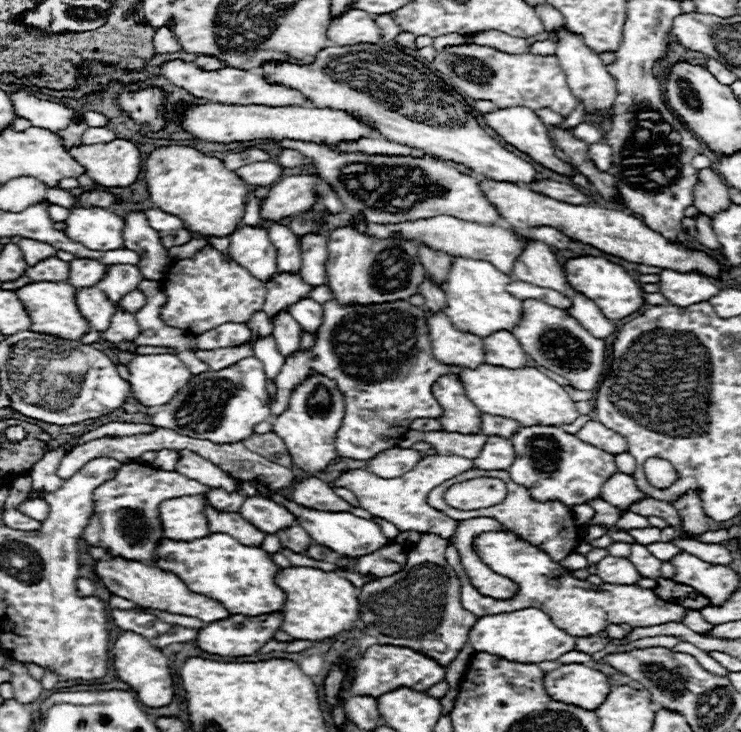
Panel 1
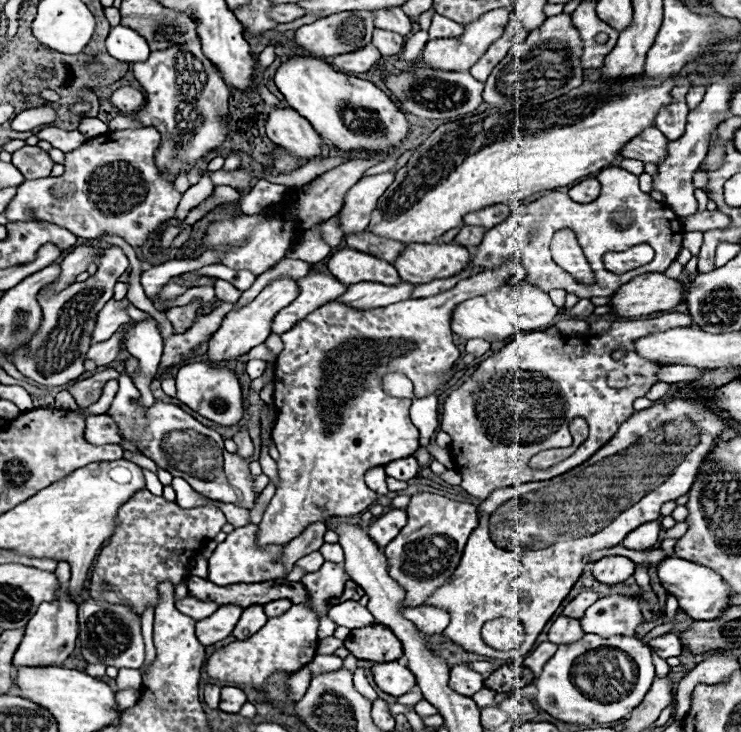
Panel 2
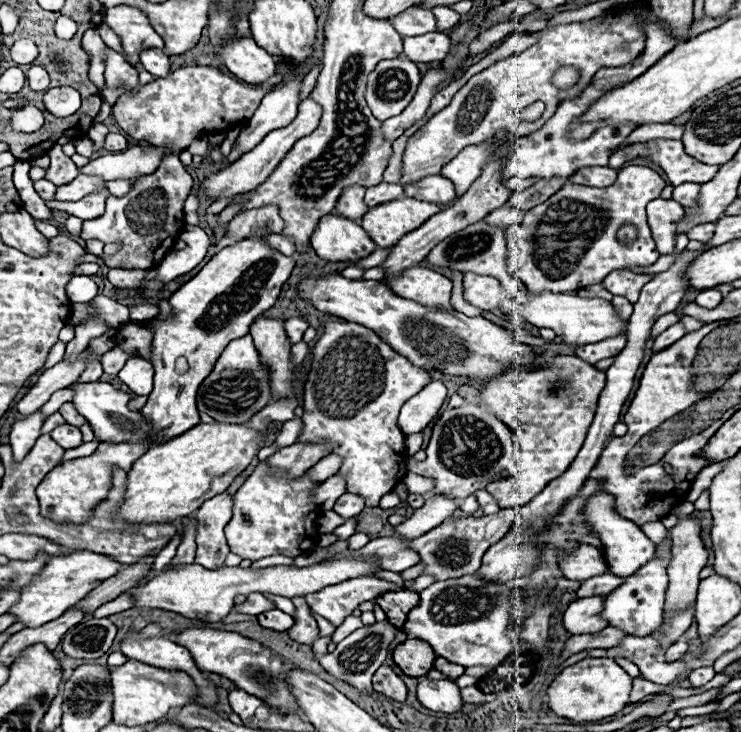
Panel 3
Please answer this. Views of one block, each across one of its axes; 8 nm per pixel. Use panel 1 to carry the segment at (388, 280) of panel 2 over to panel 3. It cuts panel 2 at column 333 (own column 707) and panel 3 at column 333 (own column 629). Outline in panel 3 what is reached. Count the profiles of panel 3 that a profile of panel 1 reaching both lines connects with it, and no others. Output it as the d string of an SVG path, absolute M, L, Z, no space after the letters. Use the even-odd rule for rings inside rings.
M328 214L318 222L310 244L328 262L360 260L378 248L362 226L338 214Z

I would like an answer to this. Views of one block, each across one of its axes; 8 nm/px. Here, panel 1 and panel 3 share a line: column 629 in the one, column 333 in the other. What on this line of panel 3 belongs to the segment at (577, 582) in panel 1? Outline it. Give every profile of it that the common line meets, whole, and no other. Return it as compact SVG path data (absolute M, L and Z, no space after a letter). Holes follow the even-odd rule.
M362 576L308 594L306 602L316 614L324 616L328 622L338 626L344 620L344 616L352 614L352 610L358 608L358 604L366 600L376 600L376 596L382 596L384 592L396 592L396 590L402 588L396 586L394 582L376 576Z

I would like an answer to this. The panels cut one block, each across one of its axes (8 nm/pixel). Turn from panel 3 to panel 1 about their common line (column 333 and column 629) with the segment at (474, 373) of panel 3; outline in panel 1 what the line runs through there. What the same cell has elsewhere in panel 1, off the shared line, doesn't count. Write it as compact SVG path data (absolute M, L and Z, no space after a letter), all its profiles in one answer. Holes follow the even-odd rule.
M598 256L570 258L564 262L564 276L566 276L568 286L574 288L574 292L582 292L582 296L594 300L598 308L602 310L602 314L610 320L622 320L630 316L632 312L640 310L644 304L642 288L634 282L634 278L622 266L610 260L604 260Z

